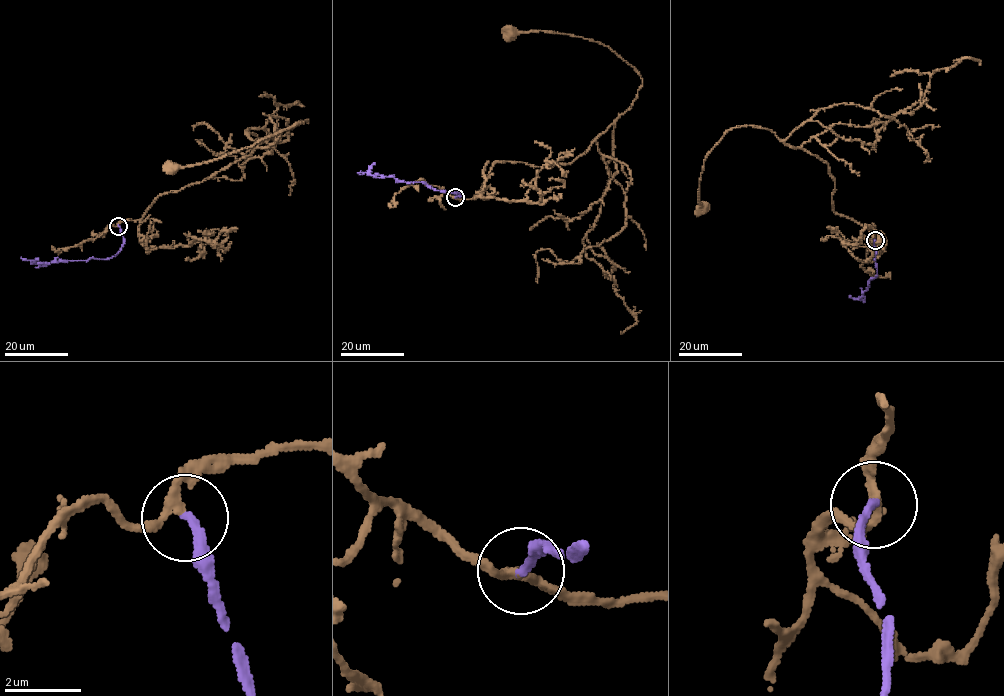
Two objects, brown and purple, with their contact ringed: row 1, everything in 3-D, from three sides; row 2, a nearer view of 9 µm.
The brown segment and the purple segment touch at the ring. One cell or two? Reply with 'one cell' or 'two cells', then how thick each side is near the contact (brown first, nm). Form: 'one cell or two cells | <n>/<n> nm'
one cell | 190/220 nm

